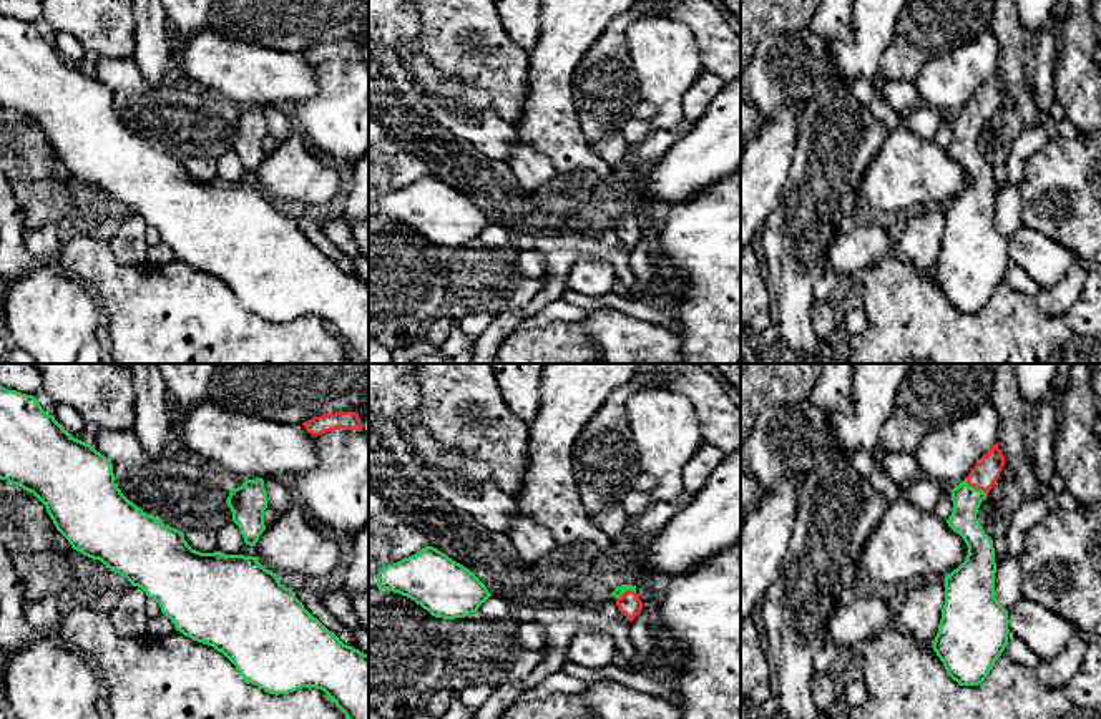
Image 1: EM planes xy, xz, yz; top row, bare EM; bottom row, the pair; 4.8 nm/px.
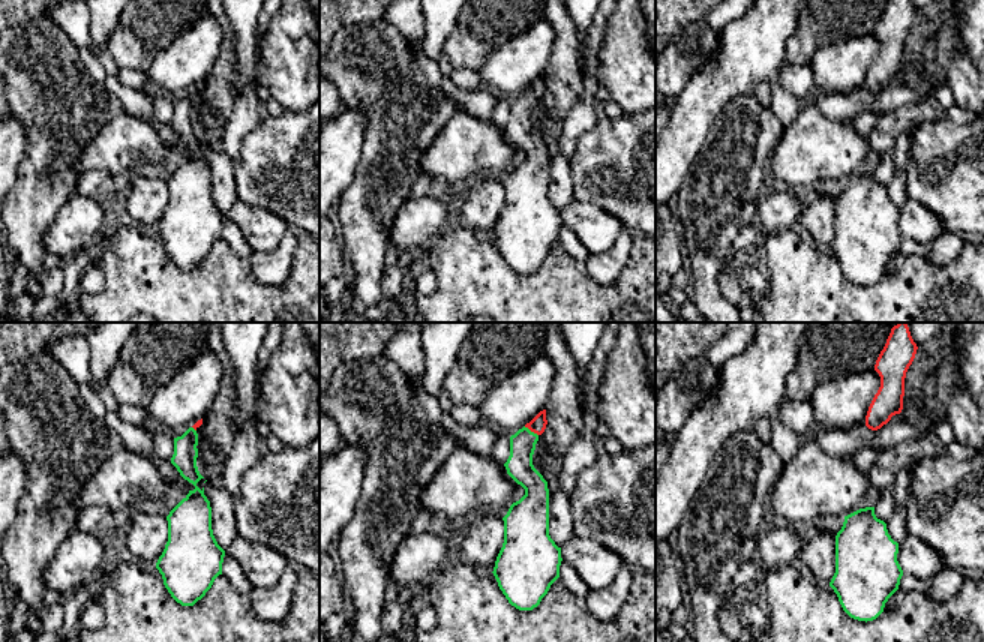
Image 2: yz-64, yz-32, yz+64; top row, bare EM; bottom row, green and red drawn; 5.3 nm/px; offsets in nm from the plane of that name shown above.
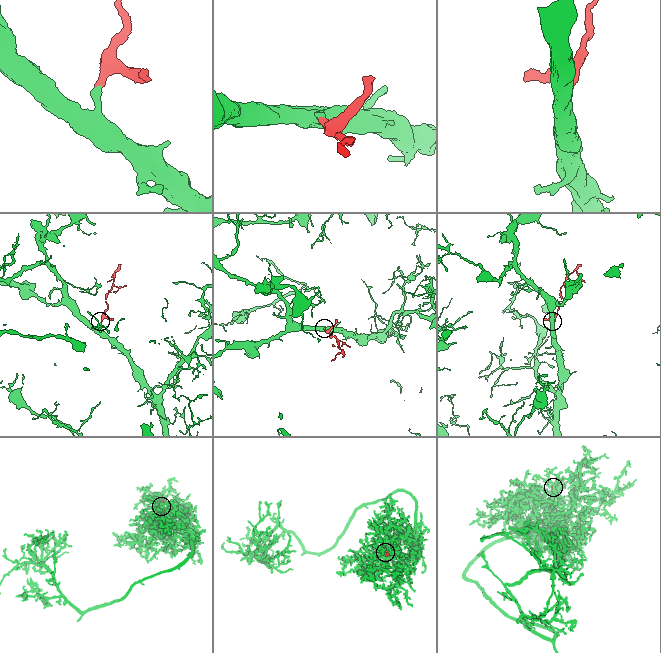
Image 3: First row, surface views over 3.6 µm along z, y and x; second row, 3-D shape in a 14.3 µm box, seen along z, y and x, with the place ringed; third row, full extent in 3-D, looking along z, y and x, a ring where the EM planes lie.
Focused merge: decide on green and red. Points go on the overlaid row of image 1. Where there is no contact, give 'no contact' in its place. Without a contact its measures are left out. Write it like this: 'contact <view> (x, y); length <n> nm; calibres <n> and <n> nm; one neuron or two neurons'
contact yz (973, 487); length 130 nm; calibres 140 and 130 nm; one neuron

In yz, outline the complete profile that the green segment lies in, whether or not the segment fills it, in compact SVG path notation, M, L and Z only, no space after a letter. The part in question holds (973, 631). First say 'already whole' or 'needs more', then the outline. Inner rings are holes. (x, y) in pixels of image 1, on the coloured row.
needs more | M995 443L970 475L952 490L953 511L947 523L963 538L968 555L957 570L945 576L945 604L932 648L948 676L960 686L981 684L1008 644L1008 611L995 598L996 563L993 540L985 533L976 518L978 508L996 483L1003 465L1005 457L998 443Z

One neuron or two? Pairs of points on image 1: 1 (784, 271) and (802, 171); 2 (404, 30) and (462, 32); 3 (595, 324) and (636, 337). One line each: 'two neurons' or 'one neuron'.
1: one neuron
2: two neurons
3: one neuron

